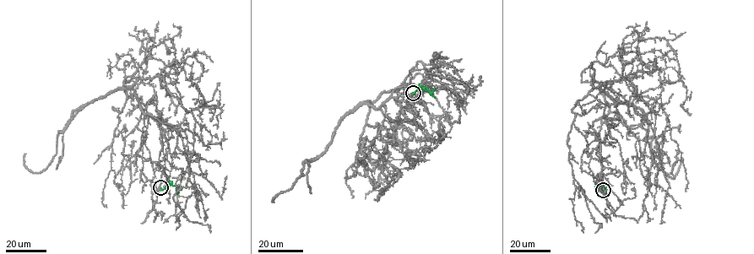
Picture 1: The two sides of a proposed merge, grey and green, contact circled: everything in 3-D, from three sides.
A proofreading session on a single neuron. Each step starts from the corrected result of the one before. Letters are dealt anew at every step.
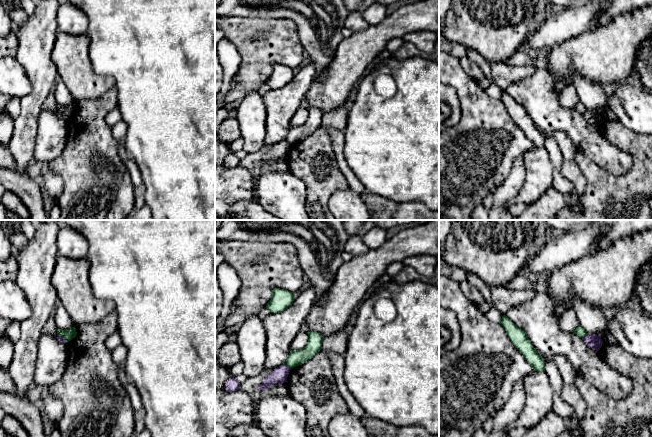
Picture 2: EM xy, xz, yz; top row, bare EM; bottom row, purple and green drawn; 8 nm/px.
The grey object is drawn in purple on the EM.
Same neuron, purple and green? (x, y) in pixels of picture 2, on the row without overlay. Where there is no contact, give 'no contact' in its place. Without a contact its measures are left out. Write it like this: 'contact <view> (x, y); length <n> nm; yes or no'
contact xz (287, 142); length 80 nm; no

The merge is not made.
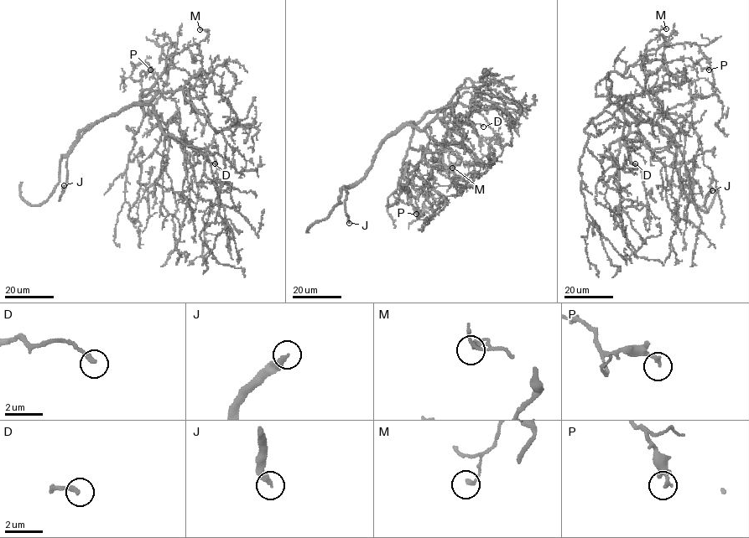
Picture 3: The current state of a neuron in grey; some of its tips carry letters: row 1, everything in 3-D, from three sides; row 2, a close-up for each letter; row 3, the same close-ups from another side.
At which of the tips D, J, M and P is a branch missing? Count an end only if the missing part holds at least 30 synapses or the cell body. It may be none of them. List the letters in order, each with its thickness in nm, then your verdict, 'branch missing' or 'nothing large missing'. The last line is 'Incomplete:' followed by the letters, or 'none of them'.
D: calibre 240 nm; nothing large missing
J: calibre 280 nm; branch missing
M: calibre 200 nm; nothing large missing
P: calibre 180 nm; nothing large missing
Incomplete: J

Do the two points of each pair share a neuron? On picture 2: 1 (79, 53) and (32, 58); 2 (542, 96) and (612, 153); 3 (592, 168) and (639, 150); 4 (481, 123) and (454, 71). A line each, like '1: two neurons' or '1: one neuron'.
1: two neurons
2: one neuron
3: one neuron
4: one neuron

